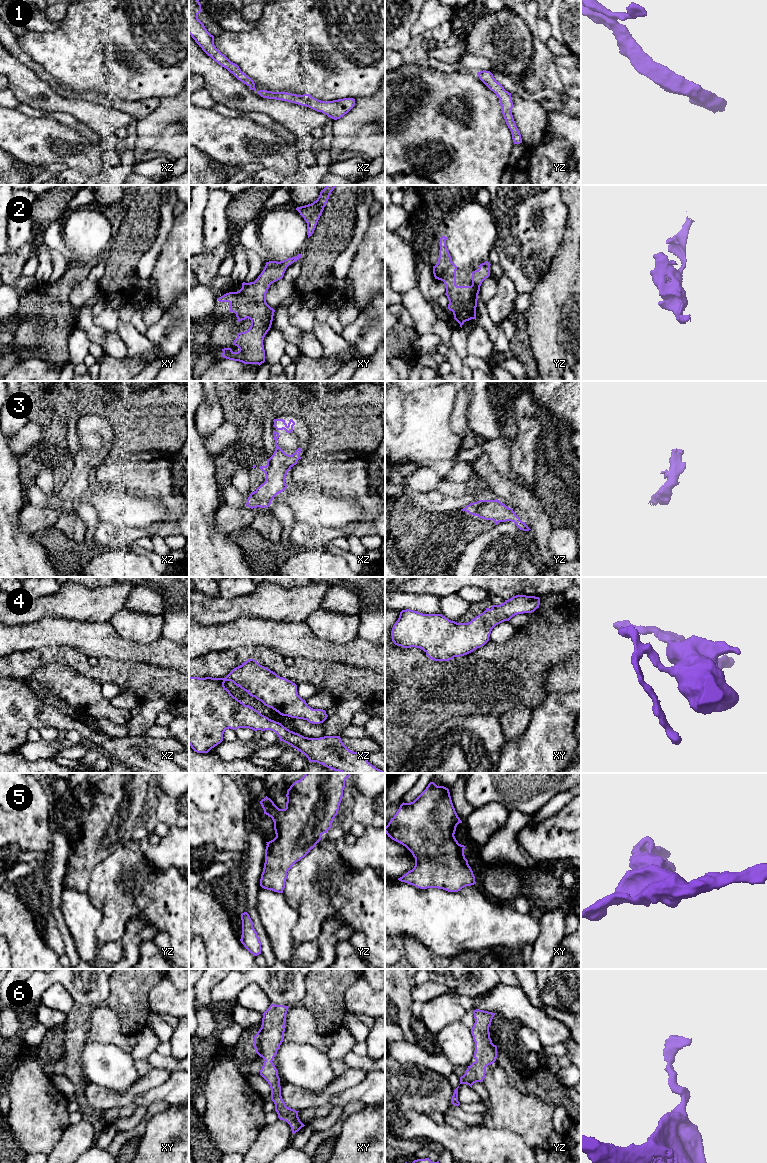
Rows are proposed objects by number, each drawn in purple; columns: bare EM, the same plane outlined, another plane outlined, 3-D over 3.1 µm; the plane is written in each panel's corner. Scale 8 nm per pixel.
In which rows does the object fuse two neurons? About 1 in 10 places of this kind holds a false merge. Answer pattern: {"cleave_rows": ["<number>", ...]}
{"cleave_rows": []}

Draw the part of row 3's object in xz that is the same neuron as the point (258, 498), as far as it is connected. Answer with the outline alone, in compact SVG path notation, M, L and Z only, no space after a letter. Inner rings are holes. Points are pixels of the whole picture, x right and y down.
M273 430L273 436L276 449L267 459L267 465L259 467L266 475L265 482L251 492L247 499L246 506L251 509L270 507L273 498L287 488L285 483L287 472L301 459L300 447L292 455L288 455L277 444L279 433Z

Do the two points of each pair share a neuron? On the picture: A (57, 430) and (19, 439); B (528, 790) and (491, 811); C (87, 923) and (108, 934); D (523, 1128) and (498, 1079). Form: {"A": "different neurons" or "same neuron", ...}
{"A": "different neurons", "B": "different neurons", "C": "different neurons", "D": "same neuron"}

